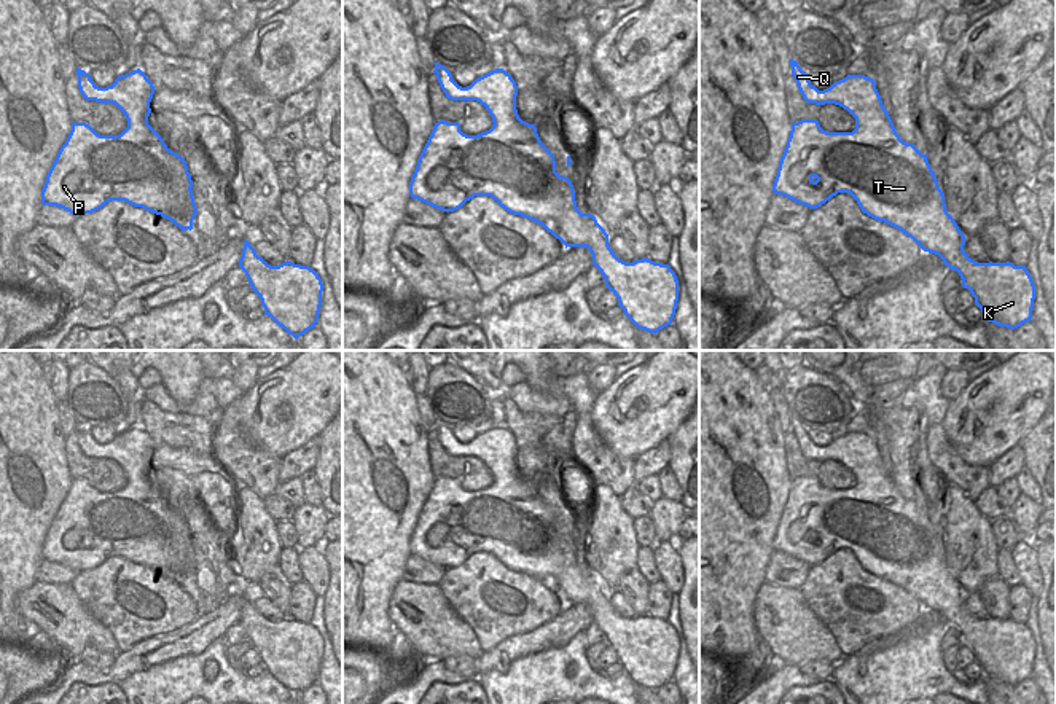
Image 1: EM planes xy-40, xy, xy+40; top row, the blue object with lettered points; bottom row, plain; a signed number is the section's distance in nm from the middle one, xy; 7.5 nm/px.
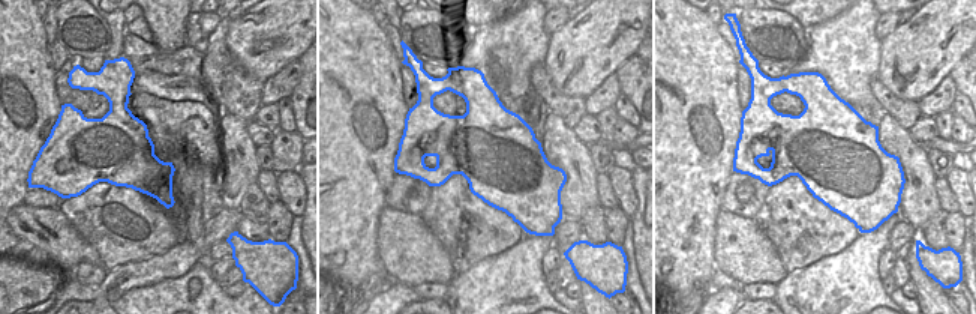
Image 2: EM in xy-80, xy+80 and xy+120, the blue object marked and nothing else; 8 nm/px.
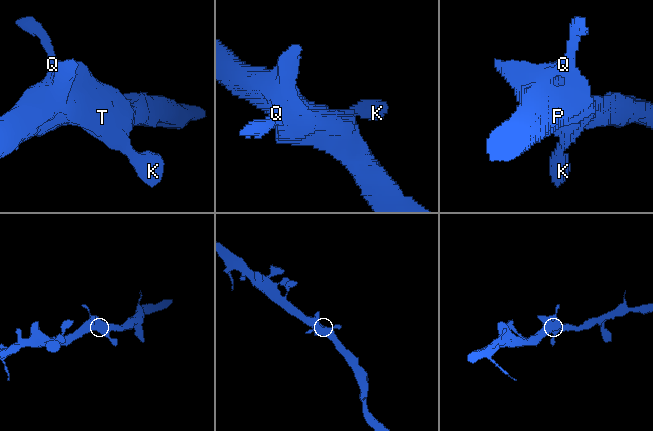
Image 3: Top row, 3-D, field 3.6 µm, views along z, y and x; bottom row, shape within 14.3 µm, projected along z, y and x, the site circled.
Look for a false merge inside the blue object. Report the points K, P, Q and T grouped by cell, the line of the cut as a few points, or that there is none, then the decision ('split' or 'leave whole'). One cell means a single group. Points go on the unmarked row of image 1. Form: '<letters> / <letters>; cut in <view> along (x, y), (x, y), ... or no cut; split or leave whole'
K P Q T; no cut; leave whole

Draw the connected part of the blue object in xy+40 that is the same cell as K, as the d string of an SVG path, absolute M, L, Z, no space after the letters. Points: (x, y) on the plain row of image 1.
M790 416L790 422L798 446L808 460L843 463L855 475L855 486L852 489L827 489L817 476L792 479L772 542L774 551L817 565L838 550L849 550L863 570L900 586L924 608L938 612L943 621L957 628L962 643L970 647L984 677L1010 686L1031 679L1035 642L1029 628L1026 623L1015 623L1010 618L978 620L964 608L965 593L946 567L945 551L938 545L927 511L900 495L882 462L874 436L865 432L847 432L819 448L796 417Z

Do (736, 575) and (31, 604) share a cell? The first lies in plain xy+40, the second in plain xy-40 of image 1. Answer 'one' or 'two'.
two

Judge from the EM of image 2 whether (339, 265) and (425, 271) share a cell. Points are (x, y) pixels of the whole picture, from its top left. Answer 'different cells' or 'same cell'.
different cells

